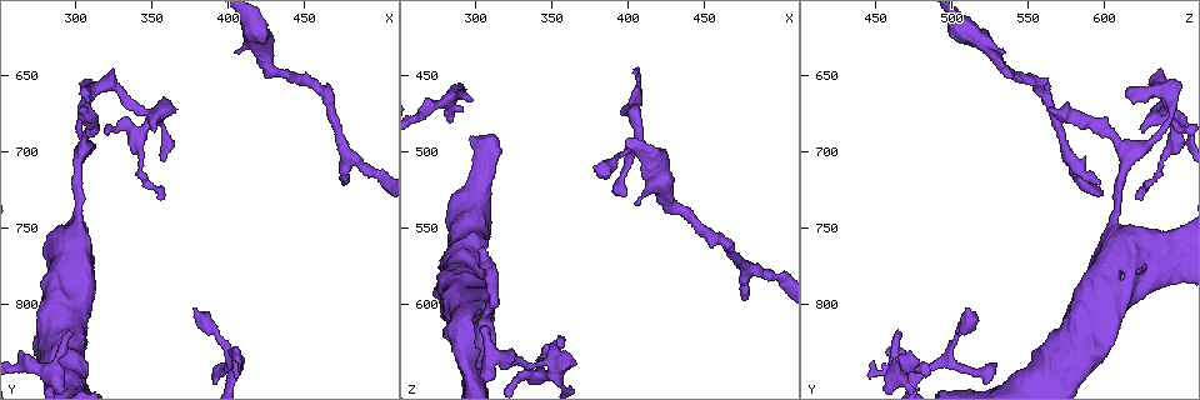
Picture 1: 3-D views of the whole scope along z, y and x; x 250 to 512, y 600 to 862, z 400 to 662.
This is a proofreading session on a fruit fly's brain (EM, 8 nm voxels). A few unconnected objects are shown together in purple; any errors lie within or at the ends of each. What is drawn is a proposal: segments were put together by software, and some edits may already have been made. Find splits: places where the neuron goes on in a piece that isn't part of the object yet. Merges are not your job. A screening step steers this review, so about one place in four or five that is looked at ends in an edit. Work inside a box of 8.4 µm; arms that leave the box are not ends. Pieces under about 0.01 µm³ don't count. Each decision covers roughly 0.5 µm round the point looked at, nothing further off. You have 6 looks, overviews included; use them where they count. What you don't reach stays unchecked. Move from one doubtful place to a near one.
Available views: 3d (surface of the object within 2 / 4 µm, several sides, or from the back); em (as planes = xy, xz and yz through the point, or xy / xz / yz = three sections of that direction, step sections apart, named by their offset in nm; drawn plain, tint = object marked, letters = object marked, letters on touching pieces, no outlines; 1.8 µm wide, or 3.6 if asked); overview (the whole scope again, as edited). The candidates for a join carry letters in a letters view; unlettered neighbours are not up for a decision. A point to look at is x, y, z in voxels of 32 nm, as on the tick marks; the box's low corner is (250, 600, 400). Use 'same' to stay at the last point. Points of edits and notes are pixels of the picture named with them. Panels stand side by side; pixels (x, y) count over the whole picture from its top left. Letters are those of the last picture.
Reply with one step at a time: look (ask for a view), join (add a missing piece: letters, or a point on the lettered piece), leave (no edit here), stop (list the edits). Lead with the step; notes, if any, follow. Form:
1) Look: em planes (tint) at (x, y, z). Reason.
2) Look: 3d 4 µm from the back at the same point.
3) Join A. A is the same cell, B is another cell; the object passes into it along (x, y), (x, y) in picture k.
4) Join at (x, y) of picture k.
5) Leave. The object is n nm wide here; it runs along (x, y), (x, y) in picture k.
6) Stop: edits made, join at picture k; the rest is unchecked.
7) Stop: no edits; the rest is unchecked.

Look: 3d 2 µm at (406, 828, 460). Branch stops here.

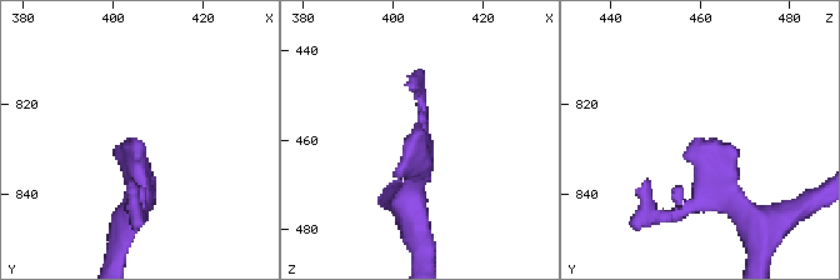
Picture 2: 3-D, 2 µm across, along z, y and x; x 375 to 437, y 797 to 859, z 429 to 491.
Look: em xz step 8 (letters) at (405, 827, 460).

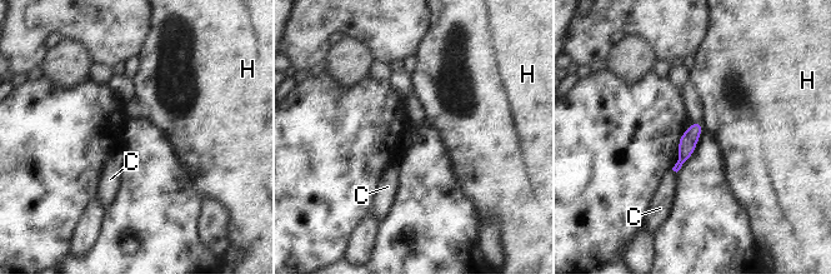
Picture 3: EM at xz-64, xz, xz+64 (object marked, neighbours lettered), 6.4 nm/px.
Leave. The longest contact is with H, 40 nm; C and H are other cells; a border runs along (701, 123), (704, 128) in picture 3; no lettered piece goes on from it.

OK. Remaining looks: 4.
Look: 3d 4 µm at (298, 818, 464). Thin end.

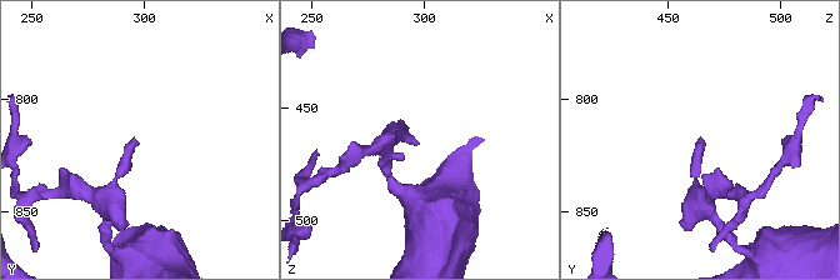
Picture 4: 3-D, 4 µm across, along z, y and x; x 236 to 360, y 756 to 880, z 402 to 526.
Look: em planes (letters) at (297, 817, 464). Now the EM.

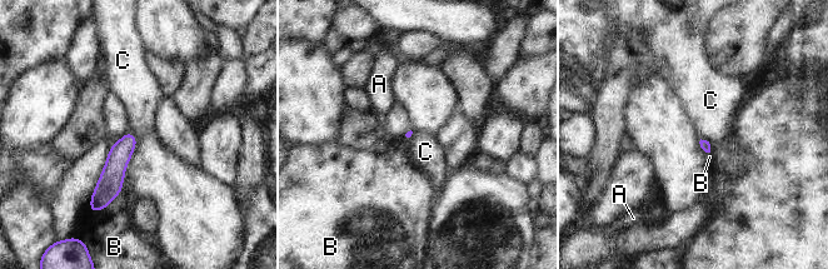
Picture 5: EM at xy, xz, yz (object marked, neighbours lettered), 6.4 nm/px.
Leave. A, B and C are other cells; it runs along (129, 135), (106, 189), (106, 200) in picture 5; no lettered piece goes on from it.

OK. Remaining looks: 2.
Look: em planes (letters) at (302, 672, 564). Free end.

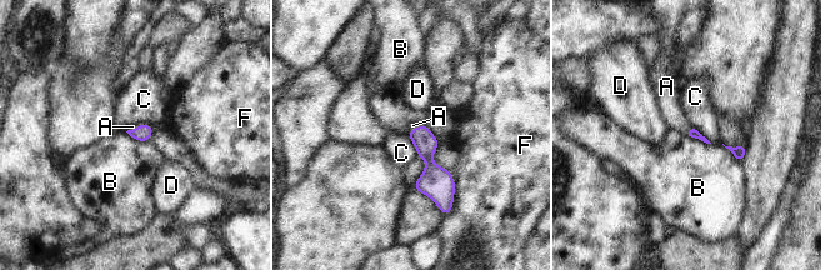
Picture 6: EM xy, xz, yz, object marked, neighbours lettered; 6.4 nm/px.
Join A. A is the same cell, B, C, D and F are other cells; the object passes into it along (692, 133), (689, 131), (667, 99) in picture 6; the neuron continues.

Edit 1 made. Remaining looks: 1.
Stop: edits made, join at picture 6; the rest is unchecked.

